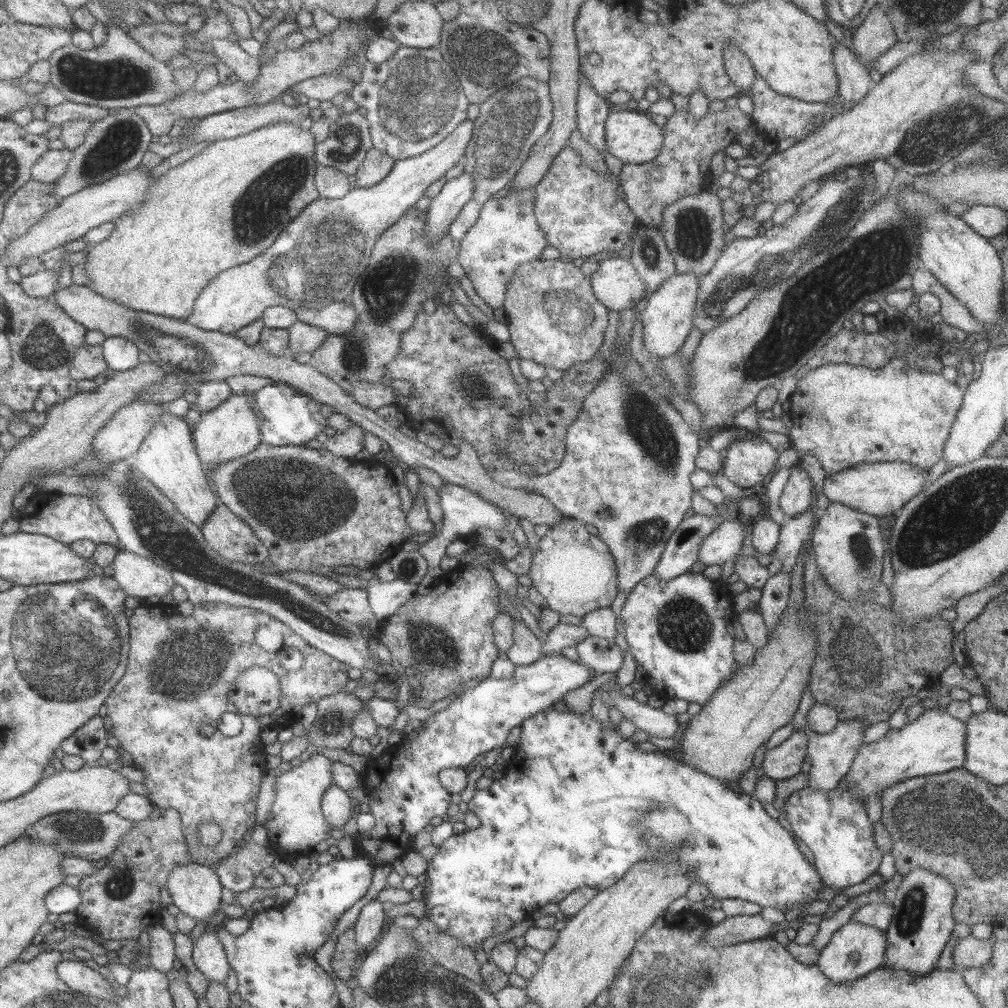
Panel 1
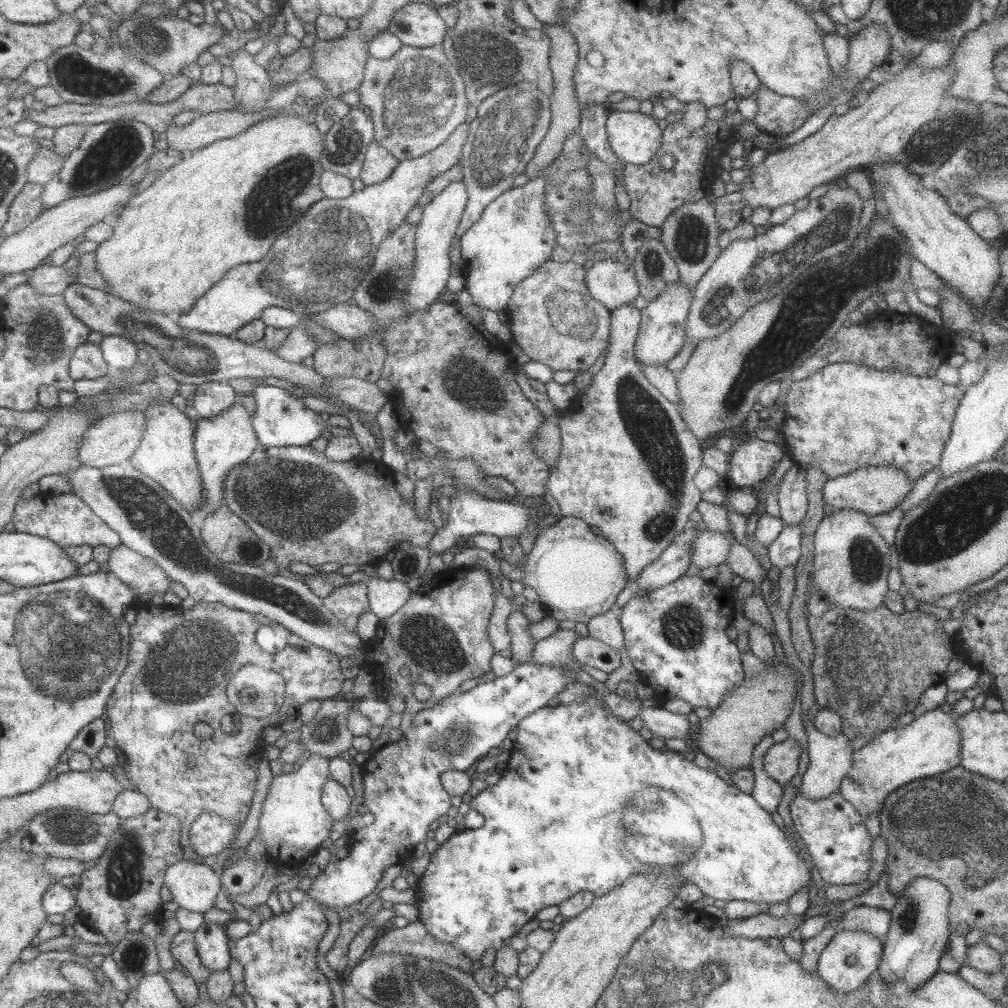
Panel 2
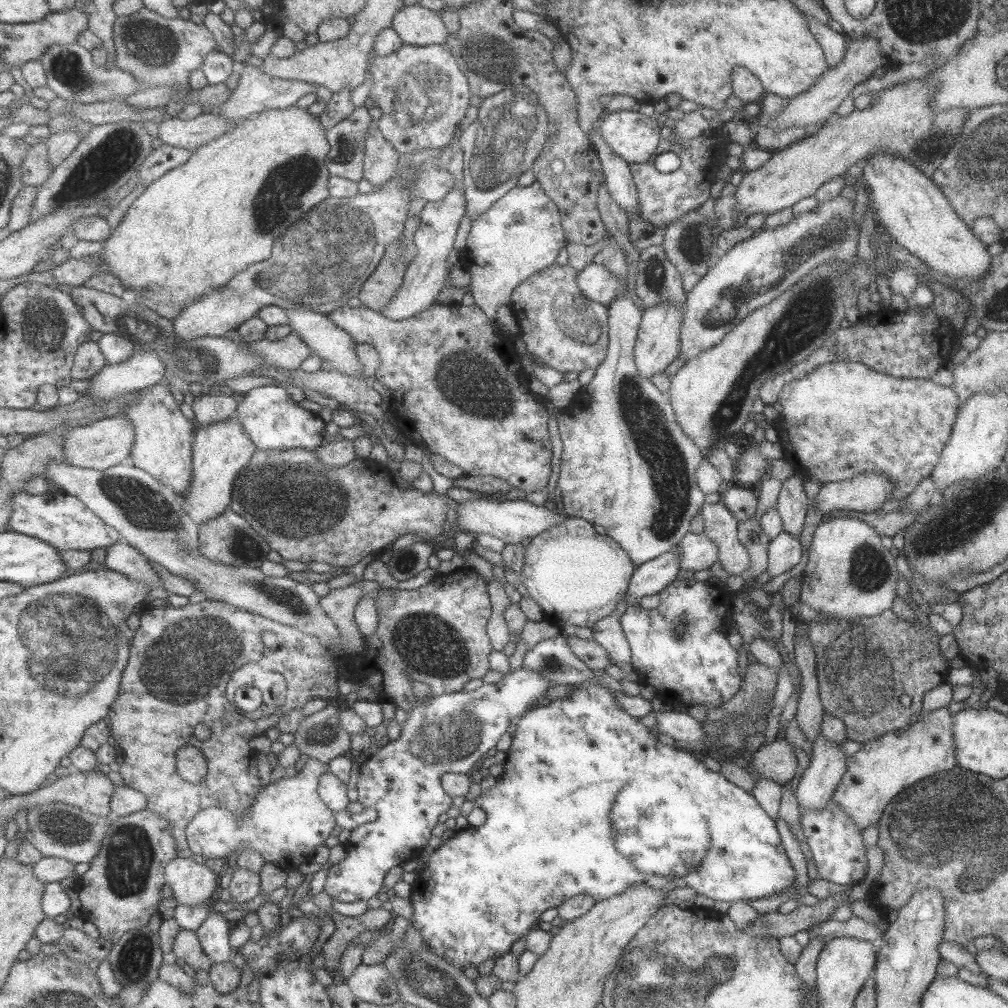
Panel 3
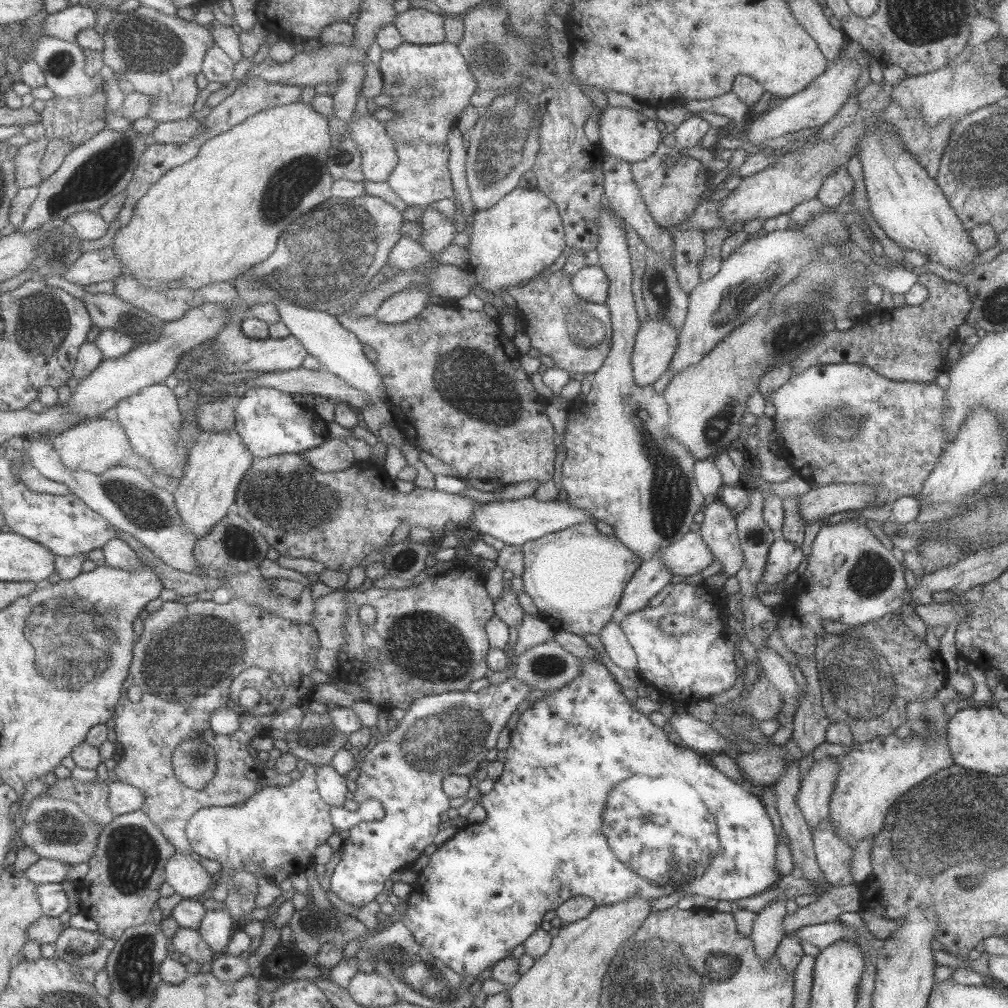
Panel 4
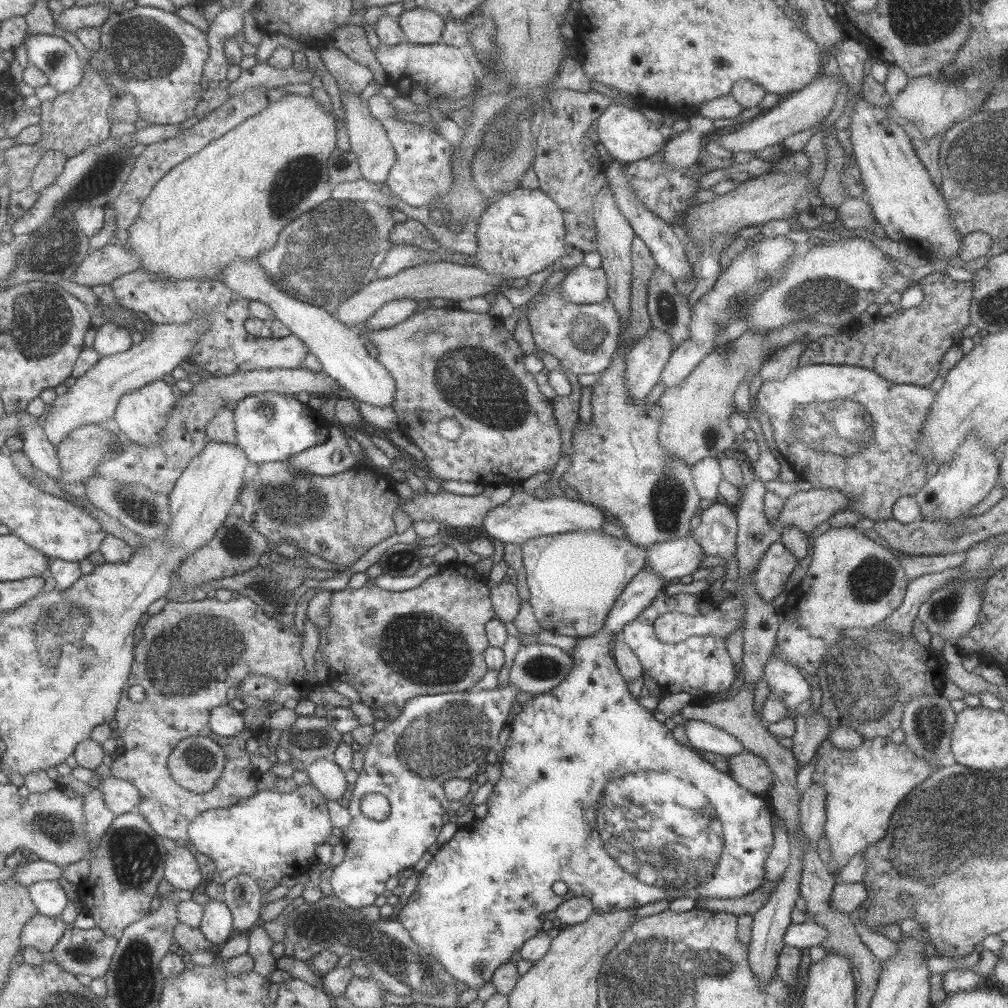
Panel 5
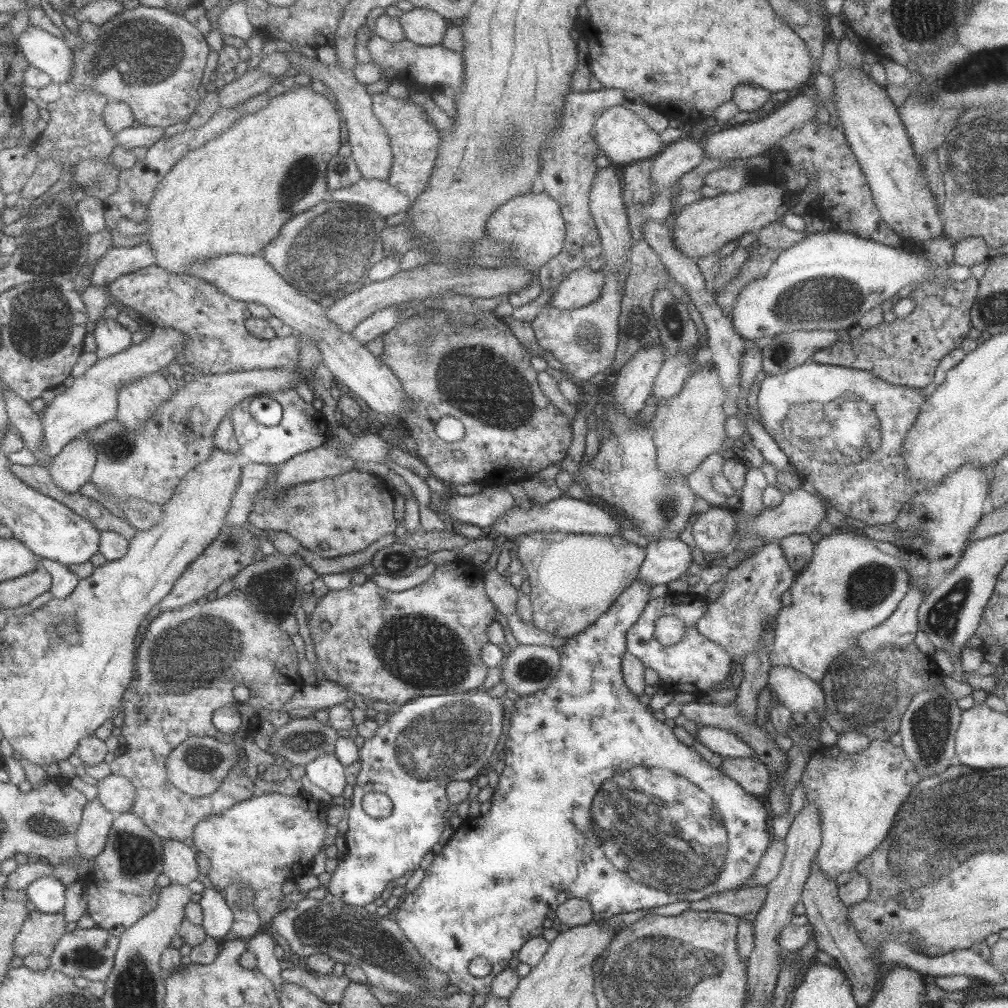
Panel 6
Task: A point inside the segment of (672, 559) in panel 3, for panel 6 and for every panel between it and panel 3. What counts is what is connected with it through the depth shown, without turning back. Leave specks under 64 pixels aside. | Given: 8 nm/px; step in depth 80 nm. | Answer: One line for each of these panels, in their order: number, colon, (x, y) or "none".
4: (651, 576)
5: (672, 825)
6: (597, 800)

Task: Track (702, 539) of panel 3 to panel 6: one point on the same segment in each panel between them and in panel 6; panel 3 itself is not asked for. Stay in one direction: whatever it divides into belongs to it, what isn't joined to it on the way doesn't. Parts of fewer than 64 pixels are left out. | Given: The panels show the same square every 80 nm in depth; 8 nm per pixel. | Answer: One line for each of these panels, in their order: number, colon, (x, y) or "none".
4: (688, 555)
5: (675, 558)
6: (665, 559)

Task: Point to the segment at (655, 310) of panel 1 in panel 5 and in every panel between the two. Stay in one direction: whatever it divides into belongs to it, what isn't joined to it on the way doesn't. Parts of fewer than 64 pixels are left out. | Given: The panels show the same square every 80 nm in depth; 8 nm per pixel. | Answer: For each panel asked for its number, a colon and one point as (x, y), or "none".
2: (661, 333)
3: (658, 339)
4: (655, 342)
5: (644, 361)

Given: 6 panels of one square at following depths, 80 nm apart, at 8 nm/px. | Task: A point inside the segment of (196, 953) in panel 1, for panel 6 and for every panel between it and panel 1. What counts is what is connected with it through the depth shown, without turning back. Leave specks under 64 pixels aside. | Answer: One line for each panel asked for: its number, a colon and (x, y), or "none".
2: (211, 942)
3: (212, 934)
4: (215, 929)
5: (216, 925)
6: (216, 916)

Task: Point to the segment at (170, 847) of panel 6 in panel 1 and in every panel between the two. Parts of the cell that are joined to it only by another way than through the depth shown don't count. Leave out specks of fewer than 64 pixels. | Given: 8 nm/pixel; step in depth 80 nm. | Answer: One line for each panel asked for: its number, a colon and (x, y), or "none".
1: (195, 890)
2: (193, 886)
3: (193, 885)
4: (189, 880)
5: (182, 873)

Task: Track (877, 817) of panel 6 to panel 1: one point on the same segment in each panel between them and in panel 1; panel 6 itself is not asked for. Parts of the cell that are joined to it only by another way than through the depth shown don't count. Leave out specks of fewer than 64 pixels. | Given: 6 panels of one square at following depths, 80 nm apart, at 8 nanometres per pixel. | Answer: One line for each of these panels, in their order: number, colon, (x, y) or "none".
1: (934, 742)
2: (928, 744)
3: (881, 768)
4: (871, 776)
5: (863, 785)

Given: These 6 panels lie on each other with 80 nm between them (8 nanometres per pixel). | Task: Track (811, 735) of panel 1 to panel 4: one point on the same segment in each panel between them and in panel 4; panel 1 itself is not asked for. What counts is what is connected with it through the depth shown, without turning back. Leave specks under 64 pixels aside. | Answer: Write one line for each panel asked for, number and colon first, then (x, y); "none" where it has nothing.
2: (829, 757)
3: (827, 764)
4: (813, 796)

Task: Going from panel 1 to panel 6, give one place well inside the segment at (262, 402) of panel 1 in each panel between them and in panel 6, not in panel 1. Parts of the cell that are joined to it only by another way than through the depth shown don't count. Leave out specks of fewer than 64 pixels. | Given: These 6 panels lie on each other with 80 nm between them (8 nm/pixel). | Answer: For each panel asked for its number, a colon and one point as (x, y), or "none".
2: (279, 420)
3: (271, 420)
4: (268, 422)
5: (293, 426)
6: (301, 428)

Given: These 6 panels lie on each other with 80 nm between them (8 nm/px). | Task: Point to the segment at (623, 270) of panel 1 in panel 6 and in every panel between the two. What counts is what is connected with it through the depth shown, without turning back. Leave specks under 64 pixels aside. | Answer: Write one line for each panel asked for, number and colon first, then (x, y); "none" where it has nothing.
2: (612, 283)
3: (599, 284)
4: (589, 283)
5: (582, 285)
6: (582, 286)

